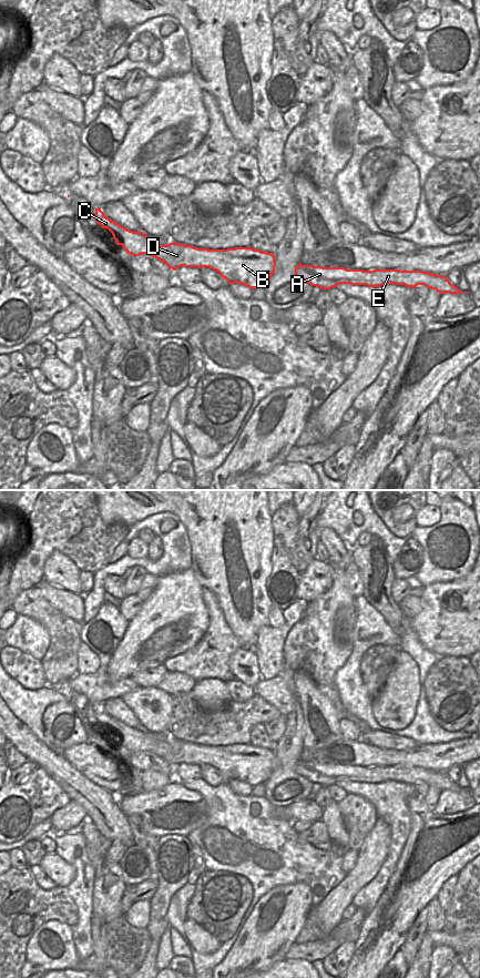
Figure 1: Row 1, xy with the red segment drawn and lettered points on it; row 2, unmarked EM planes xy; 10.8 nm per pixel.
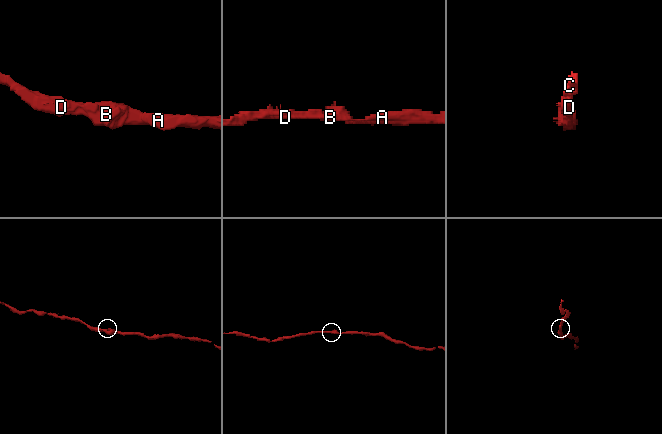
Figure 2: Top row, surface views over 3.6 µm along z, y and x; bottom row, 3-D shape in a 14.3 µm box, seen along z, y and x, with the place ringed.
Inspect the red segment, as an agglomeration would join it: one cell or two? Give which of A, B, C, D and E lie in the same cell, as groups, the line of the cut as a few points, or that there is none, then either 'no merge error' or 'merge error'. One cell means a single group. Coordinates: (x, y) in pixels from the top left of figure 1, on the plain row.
groups A B C D E; cut none; no merge error

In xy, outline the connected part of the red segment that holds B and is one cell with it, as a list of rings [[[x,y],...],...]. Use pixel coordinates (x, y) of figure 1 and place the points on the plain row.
[[[95,705],[95,717],[102,725],[108,725],[116,742],[122,742],[129,751],[153,753],[170,765],[176,767],[185,764],[210,764],[221,771],[229,781],[238,780],[254,786],[265,783],[275,768],[274,750],[249,744],[227,746],[197,745],[192,742],[170,740],[154,741],[143,729],[133,729],[110,716]]]

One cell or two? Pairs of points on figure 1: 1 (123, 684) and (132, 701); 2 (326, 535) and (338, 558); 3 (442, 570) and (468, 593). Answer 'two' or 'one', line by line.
1: two
2: one
3: two

